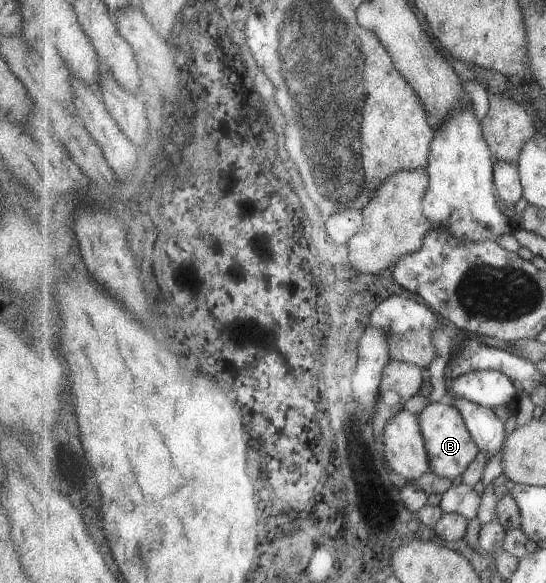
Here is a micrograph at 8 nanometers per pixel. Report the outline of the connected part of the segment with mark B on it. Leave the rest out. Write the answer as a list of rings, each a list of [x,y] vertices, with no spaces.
[[[443,400],[428,404],[418,416],[430,454],[431,471],[451,480],[462,476],[472,461],[481,455],[479,445],[472,437],[463,413],[448,400]]]

